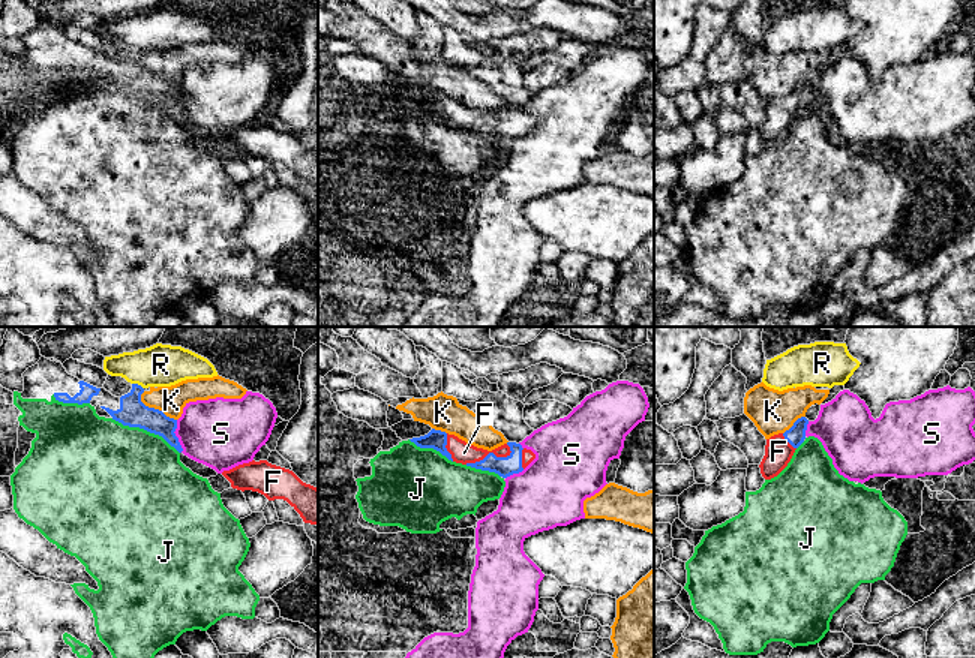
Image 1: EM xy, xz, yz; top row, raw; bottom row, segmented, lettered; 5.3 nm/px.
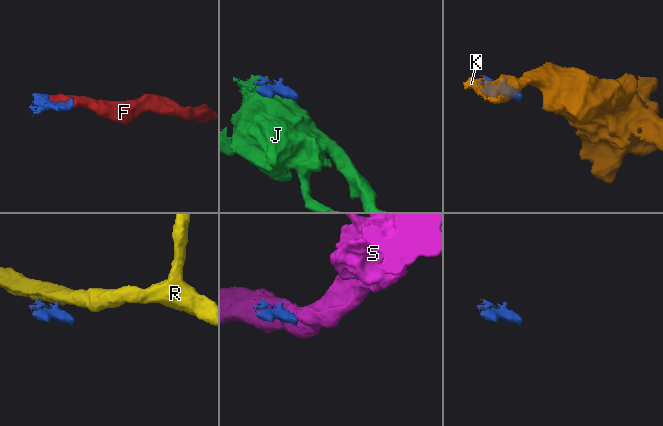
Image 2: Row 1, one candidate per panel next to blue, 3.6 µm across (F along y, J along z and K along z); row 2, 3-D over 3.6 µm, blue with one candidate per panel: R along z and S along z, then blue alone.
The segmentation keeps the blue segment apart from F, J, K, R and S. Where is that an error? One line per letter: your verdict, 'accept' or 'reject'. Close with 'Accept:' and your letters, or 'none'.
F: accept
J: reject
K: reject
R: reject
S: reject
Accept: F

